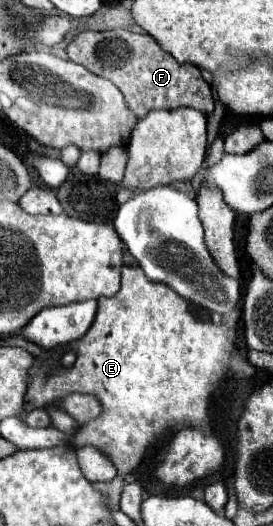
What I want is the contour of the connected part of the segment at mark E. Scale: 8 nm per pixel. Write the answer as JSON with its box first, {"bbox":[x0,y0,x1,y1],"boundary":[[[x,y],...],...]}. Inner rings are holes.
{"bbox":[25,267,256,510],"boundary":[[[123,267],[121,289],[117,291],[117,295],[113,295],[111,299],[99,299],[97,317],[89,333],[69,345],[79,353],[73,367],[61,367],[59,359],[35,361],[35,365],[31,367],[29,387],[25,395],[25,401],[31,405],[49,405],[69,393],[87,393],[95,395],[101,401],[101,417],[79,427],[73,445],[95,445],[111,459],[115,459],[118,471],[115,479],[105,486],[102,486],[102,483],[94,483],[95,488],[108,495],[111,509],[120,510],[123,477],[141,463],[145,453],[155,445],[159,437],[169,437],[179,429],[191,425],[209,425],[209,397],[215,393],[213,381],[219,375],[240,373],[251,377],[255,374],[256,368],[239,357],[234,344],[228,338],[228,331],[236,327],[239,315],[239,310],[234,309],[224,316],[220,325],[195,319],[189,311],[189,301],[177,295],[169,285],[151,283],[141,267]]]}

